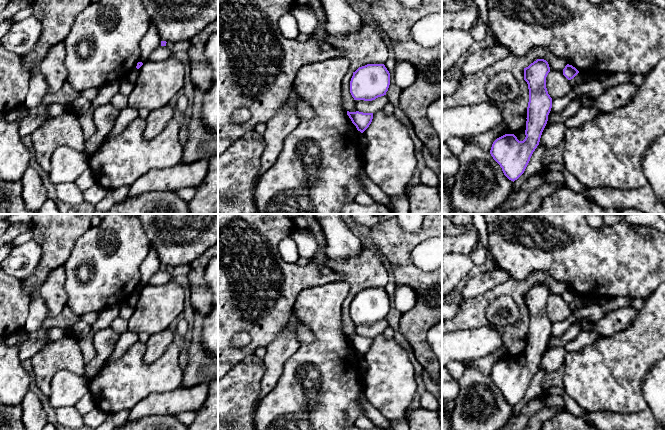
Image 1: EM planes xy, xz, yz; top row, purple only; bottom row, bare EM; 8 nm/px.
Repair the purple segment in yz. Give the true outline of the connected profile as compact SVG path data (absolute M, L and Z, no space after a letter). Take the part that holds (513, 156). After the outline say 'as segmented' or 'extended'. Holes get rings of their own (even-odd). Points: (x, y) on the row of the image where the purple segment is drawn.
M537 59L524 68L524 80L529 89L526 137L519 141L514 134L505 134L493 142L490 150L504 175L513 182L524 173L548 121L552 108L552 98L546 88L549 72L549 64L544 59Z | as segmented

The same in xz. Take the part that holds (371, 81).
M367 64L353 72L350 93L354 100L372 101L386 95L389 85L390 73L384 64Z | as segmented

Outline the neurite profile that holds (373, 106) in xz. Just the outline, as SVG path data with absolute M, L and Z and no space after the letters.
M384 95L372 101L355 100L355 105L359 112L375 113L379 110L383 110L384 106L389 102L388 97Z

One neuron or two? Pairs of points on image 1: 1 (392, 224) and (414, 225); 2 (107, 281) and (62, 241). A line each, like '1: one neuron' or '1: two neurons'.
1: two neurons
2: two neurons

